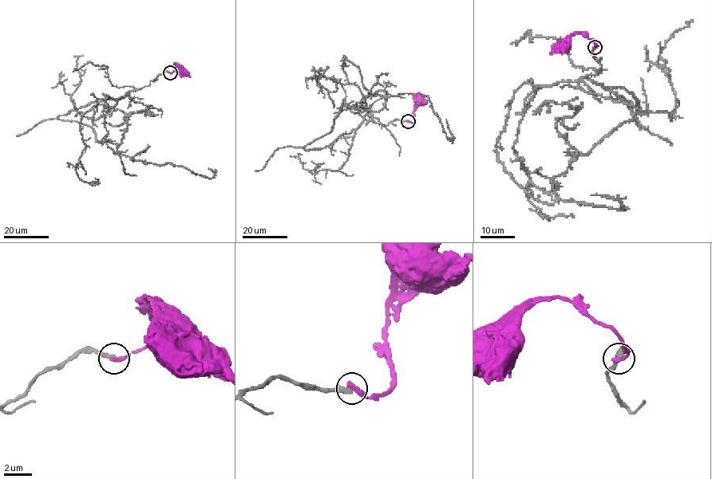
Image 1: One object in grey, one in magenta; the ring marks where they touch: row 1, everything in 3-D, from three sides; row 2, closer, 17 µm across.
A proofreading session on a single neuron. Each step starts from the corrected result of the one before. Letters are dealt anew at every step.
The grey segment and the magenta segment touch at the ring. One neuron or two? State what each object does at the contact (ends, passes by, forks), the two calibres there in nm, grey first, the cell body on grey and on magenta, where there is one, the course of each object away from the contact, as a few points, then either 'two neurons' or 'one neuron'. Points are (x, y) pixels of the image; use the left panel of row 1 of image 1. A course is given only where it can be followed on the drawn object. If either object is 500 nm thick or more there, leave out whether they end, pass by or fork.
grey ends there; magenta ends there; 320 nm thick on the grey side, 340 nm on the other; no cell body on grey; cell body of magenta at (182, 72); grey runs (170, 72), (58, 118), (89, 125), (99, 142), (145, 163), (208, 178), (207, 168); magenta runs (170, 72), (176, 68), (176, 63), (183, 72); two neurons

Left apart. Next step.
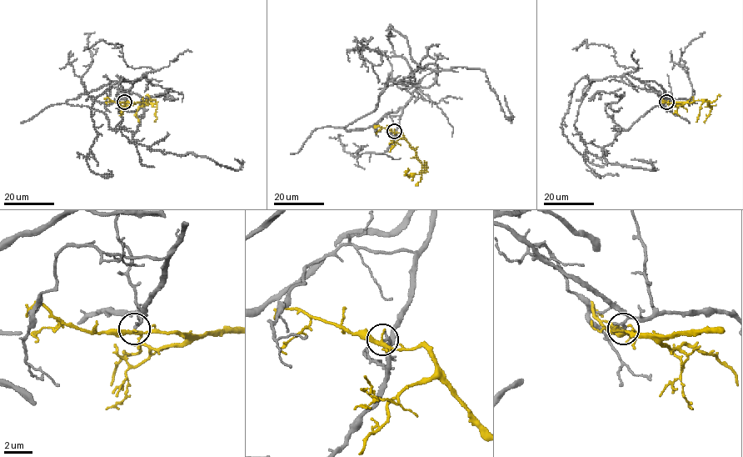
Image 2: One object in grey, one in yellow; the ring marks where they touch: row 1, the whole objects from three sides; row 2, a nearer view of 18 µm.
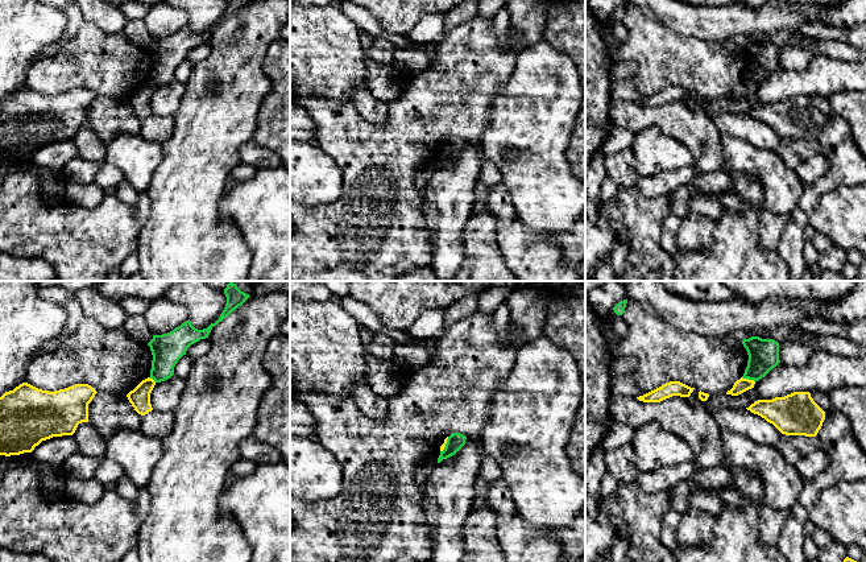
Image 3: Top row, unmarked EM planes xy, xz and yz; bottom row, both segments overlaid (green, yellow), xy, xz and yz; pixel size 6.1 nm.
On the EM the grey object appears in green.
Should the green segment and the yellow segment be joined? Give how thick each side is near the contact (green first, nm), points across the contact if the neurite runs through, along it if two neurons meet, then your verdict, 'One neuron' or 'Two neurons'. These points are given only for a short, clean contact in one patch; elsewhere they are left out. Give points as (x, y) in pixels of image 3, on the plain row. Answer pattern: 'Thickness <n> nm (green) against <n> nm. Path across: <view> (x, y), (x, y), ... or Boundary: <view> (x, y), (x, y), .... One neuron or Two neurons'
Thickness 190 nm (green) against 90 nm. Boundary: yz (742, 81), (754, 86). Two neurons

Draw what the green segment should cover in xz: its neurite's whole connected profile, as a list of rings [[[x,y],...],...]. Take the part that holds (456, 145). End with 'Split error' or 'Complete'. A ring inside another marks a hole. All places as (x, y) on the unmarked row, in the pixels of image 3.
[[[460,137],[451,139],[447,144],[444,154],[440,156],[438,168],[440,168],[443,164],[455,160],[465,149],[465,144],[467,141]]]. Complete

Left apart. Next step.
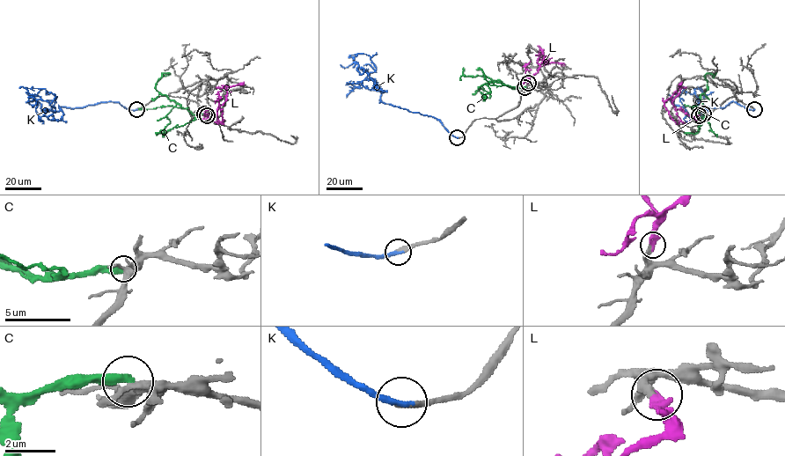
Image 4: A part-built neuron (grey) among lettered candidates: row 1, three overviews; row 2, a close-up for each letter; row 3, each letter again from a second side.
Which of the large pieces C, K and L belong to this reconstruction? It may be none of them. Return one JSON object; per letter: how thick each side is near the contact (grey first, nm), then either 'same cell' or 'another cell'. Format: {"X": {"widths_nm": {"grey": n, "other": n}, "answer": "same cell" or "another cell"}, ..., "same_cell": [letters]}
{"C": {"widths_nm": {"grey": 320, "other": 480}, "answer": "another cell"}, "K": {"widths_nm": {"grey": 240, "other": 280}, "answer": "same cell"}, "L": {"widths_nm": {"grey": 280, "other": 360}, "answer": "same cell"}, "same_cell": ["K", "L"]}

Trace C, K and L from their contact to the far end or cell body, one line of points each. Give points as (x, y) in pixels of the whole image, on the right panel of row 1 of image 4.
C: (703, 114), (700, 95), (707, 89), (705, 75), (709, 73), (714, 75), (713, 78)
K: (753, 109), (732, 101), (722, 108), (709, 107), (707, 120), (684, 117), (687, 122), (681, 88)
L: (699, 115), (684, 123), (678, 115), (672, 101), (680, 91), (678, 86), (682, 82)

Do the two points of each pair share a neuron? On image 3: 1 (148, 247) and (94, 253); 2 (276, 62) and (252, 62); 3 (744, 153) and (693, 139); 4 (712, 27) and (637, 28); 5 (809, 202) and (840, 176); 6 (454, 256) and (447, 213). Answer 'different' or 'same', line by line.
1: different
2: different
3: different
4: different
5: same
6: same

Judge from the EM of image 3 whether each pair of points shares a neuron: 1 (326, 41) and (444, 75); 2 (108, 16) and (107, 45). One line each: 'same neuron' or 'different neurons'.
1: different neurons
2: different neurons

